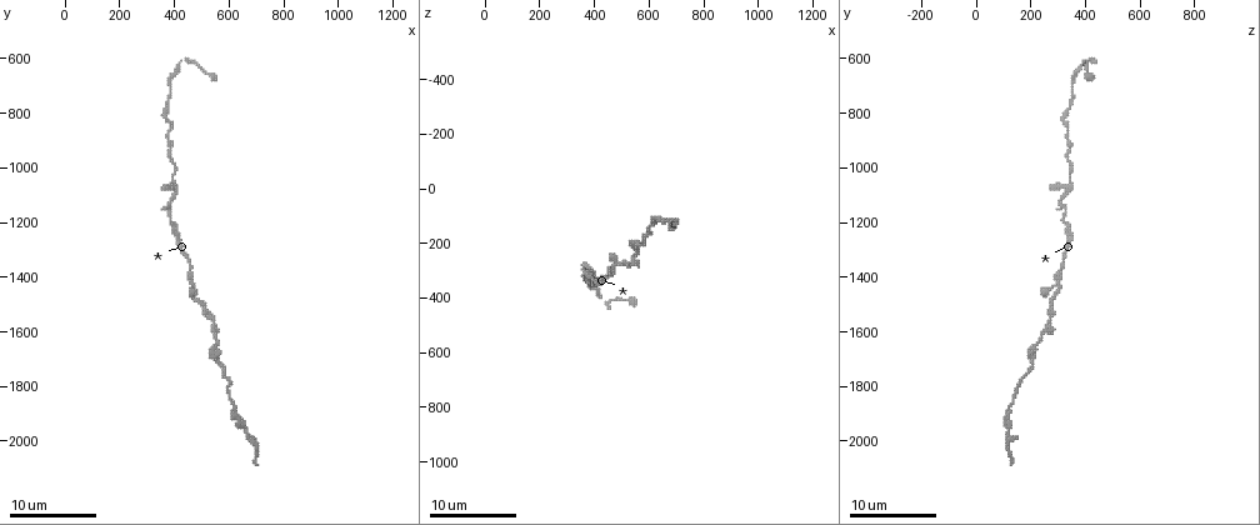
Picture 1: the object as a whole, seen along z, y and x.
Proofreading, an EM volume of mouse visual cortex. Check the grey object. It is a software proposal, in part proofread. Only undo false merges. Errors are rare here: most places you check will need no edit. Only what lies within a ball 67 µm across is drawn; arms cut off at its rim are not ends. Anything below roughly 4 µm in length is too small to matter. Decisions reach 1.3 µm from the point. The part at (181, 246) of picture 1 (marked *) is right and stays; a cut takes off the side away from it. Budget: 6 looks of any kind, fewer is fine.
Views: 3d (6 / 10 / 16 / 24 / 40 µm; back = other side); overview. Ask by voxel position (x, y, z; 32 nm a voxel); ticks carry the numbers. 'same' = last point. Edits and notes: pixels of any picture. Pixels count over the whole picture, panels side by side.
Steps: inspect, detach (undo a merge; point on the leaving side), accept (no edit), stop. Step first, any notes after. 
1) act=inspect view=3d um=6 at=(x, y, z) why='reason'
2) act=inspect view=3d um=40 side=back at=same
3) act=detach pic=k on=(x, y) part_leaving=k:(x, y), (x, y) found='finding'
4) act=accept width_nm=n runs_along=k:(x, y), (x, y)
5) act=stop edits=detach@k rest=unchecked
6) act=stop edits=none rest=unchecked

act=inspect view=3d um=16 at=(460, 1440, 290) why='thin arm on a thick one'

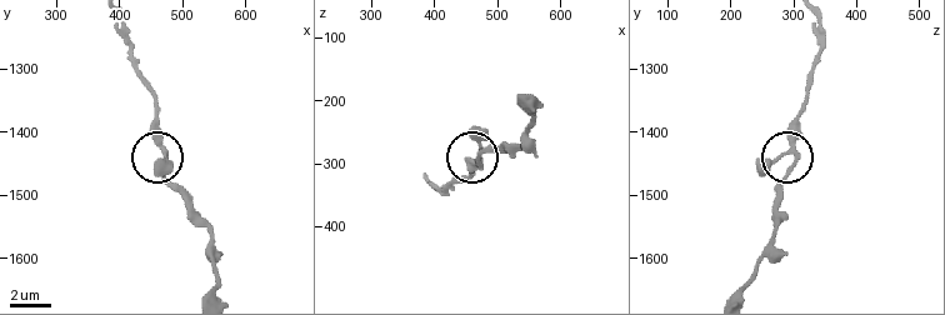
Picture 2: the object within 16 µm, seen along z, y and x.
act=accept runs_along=2:(135, 63), (155, 106), (155, 131), (168, 183), (186, 205) found='one cell here'

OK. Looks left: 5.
act=inspect view=3d um=10 at=(390, 1050, 350) why='calibre changes'

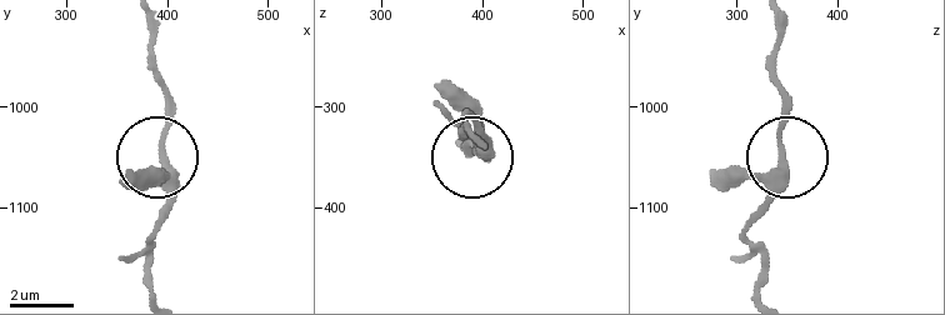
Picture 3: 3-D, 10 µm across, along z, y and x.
act=accept runs_along=3:(153, 293), (153, 228), (169, 195), (161, 78) found='continuous, no second cell'

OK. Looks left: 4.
act=inspect view=3d um=6 at=(660, 1960, 120) why='narrows sharply'

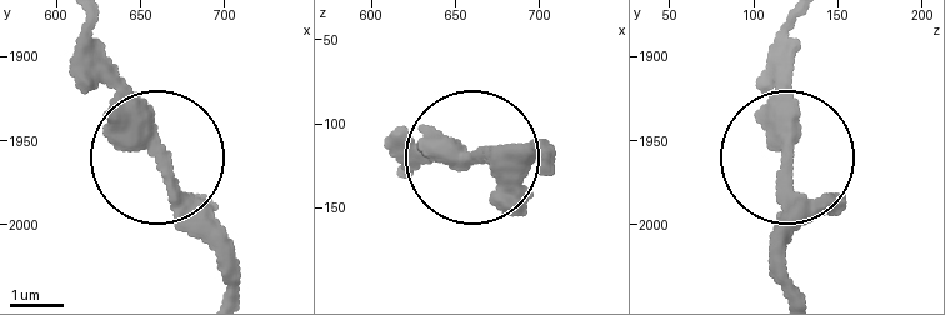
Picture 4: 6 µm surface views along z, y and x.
act=accept runs_along=4:(791, 23), (788, 260) found='all the same cell'

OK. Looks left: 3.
act=stop edits=none rest=unchecked

